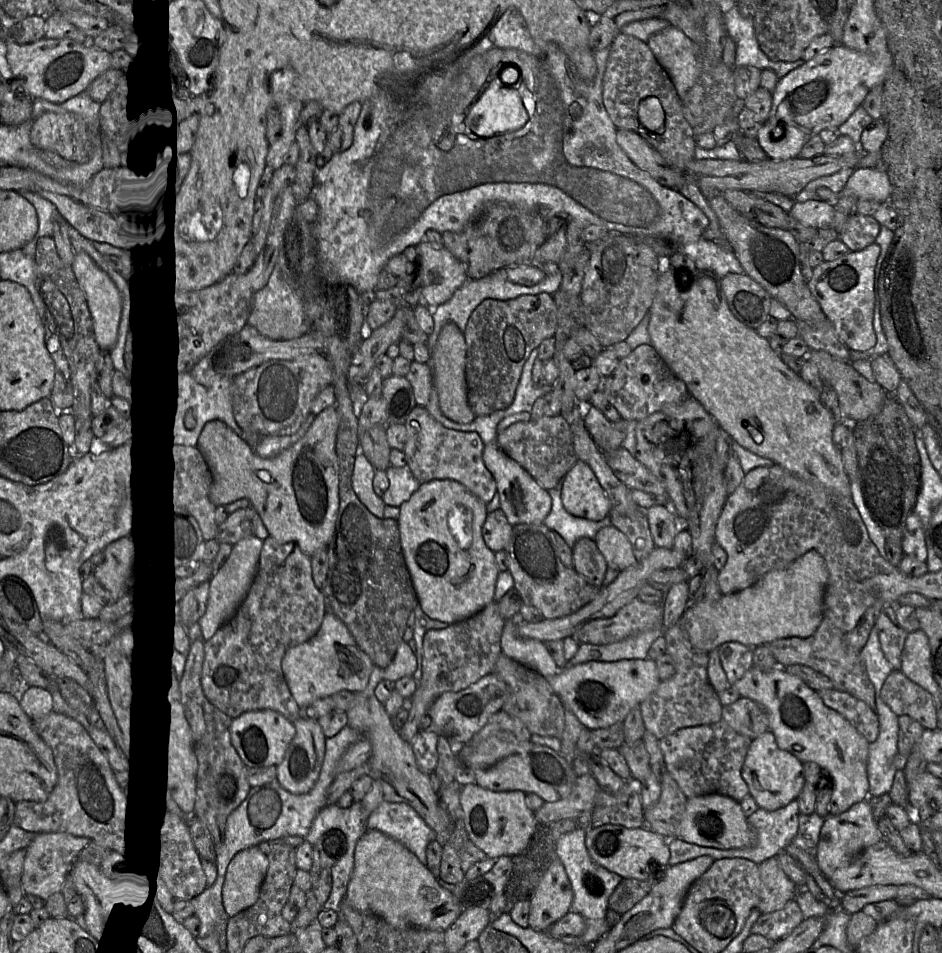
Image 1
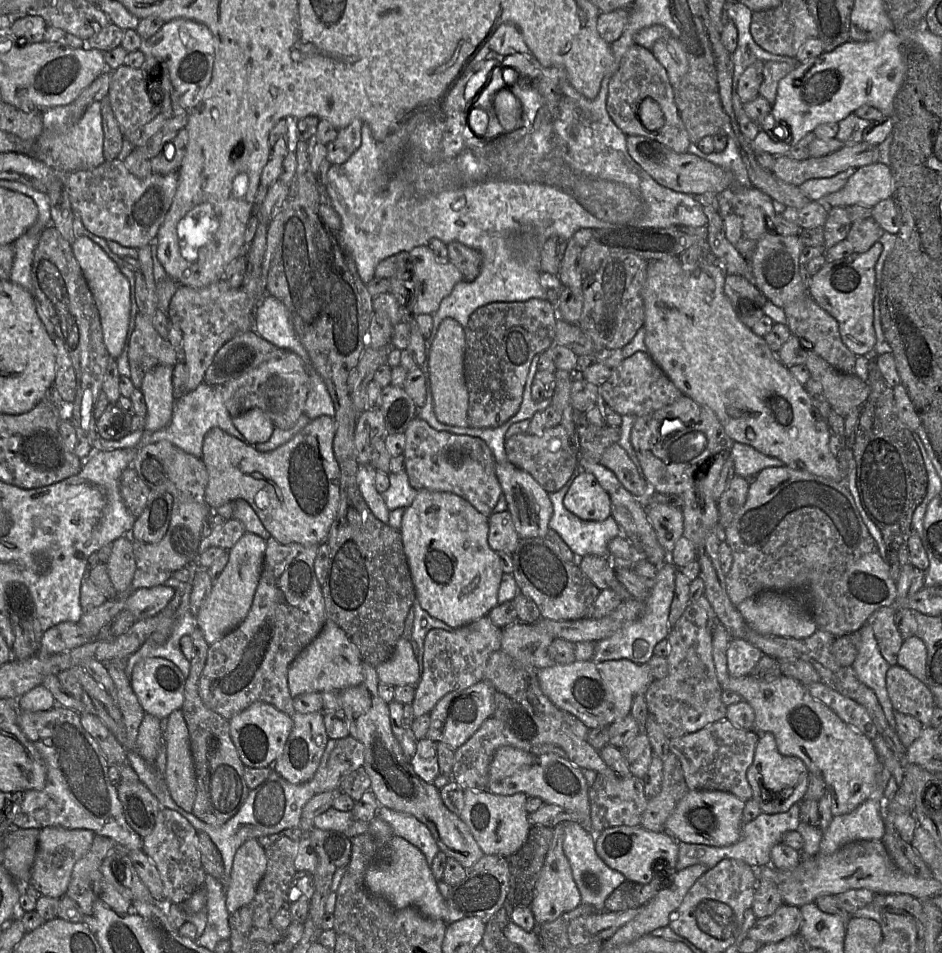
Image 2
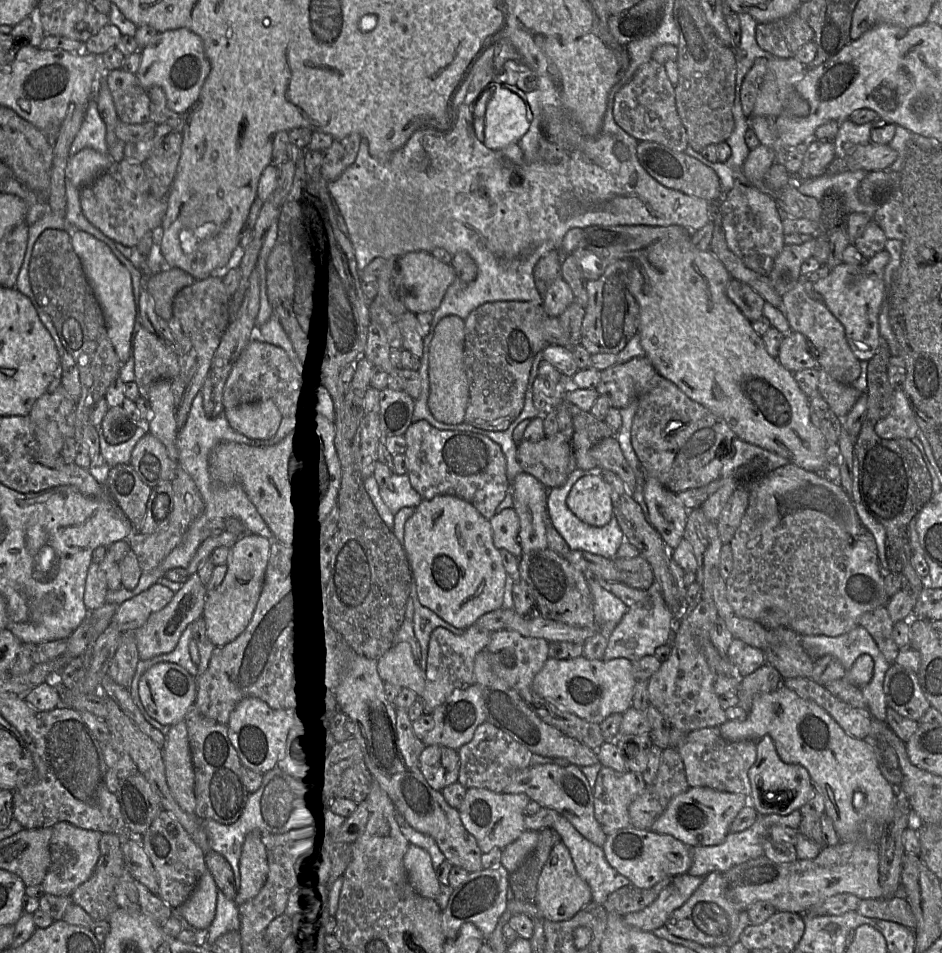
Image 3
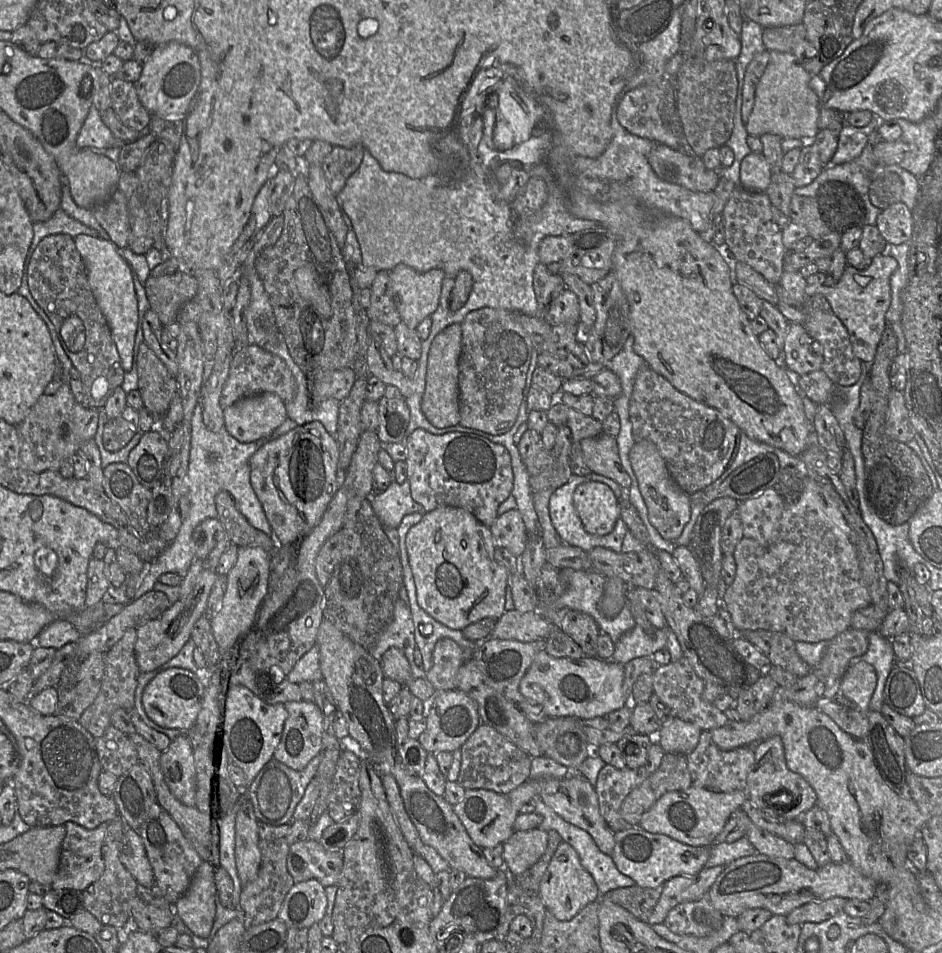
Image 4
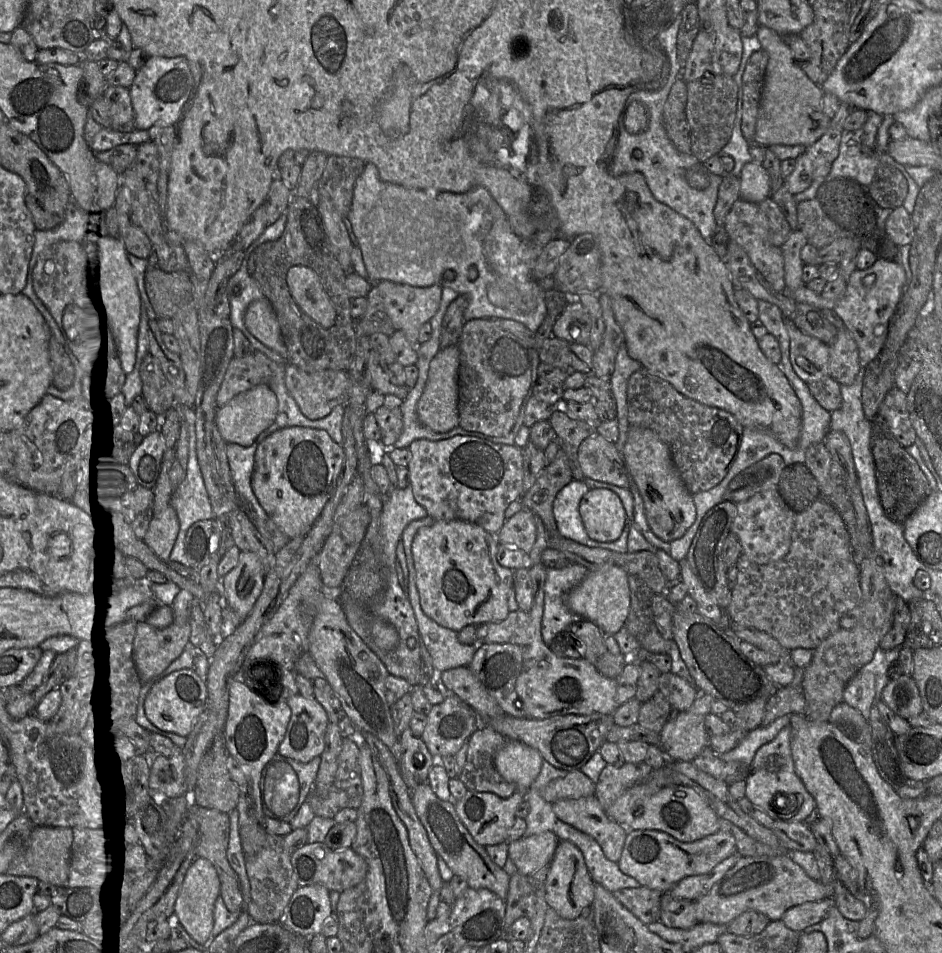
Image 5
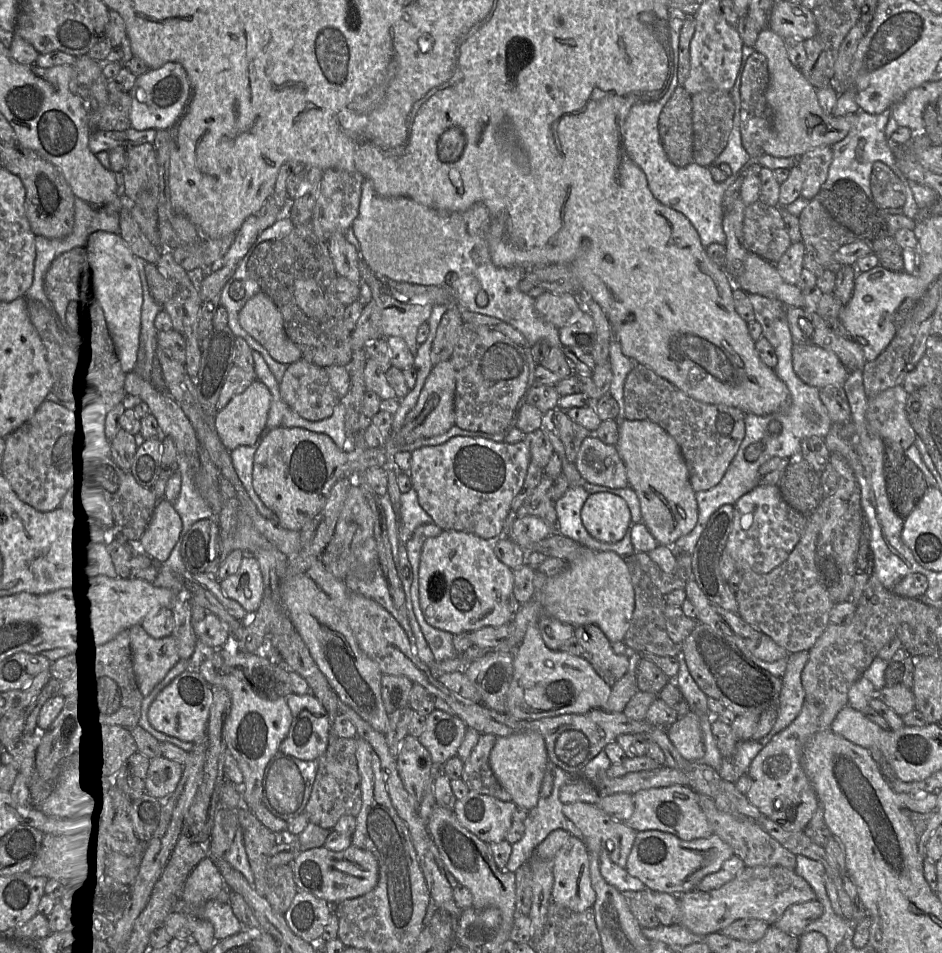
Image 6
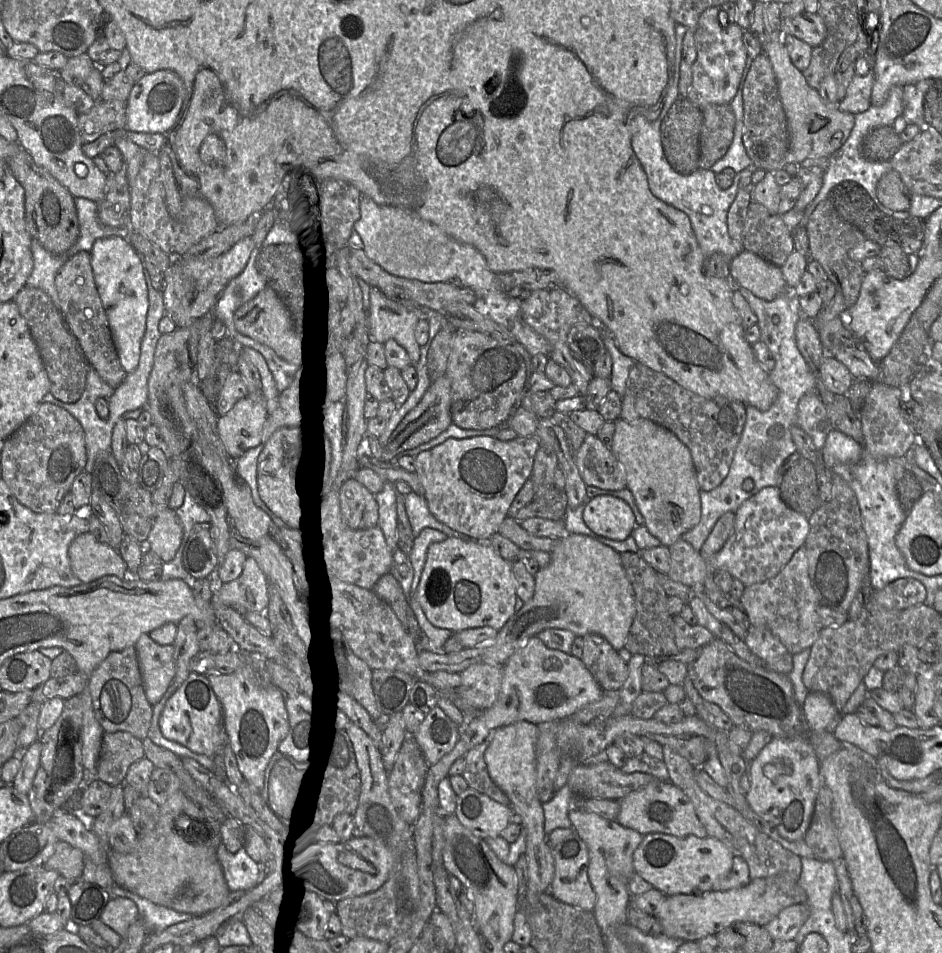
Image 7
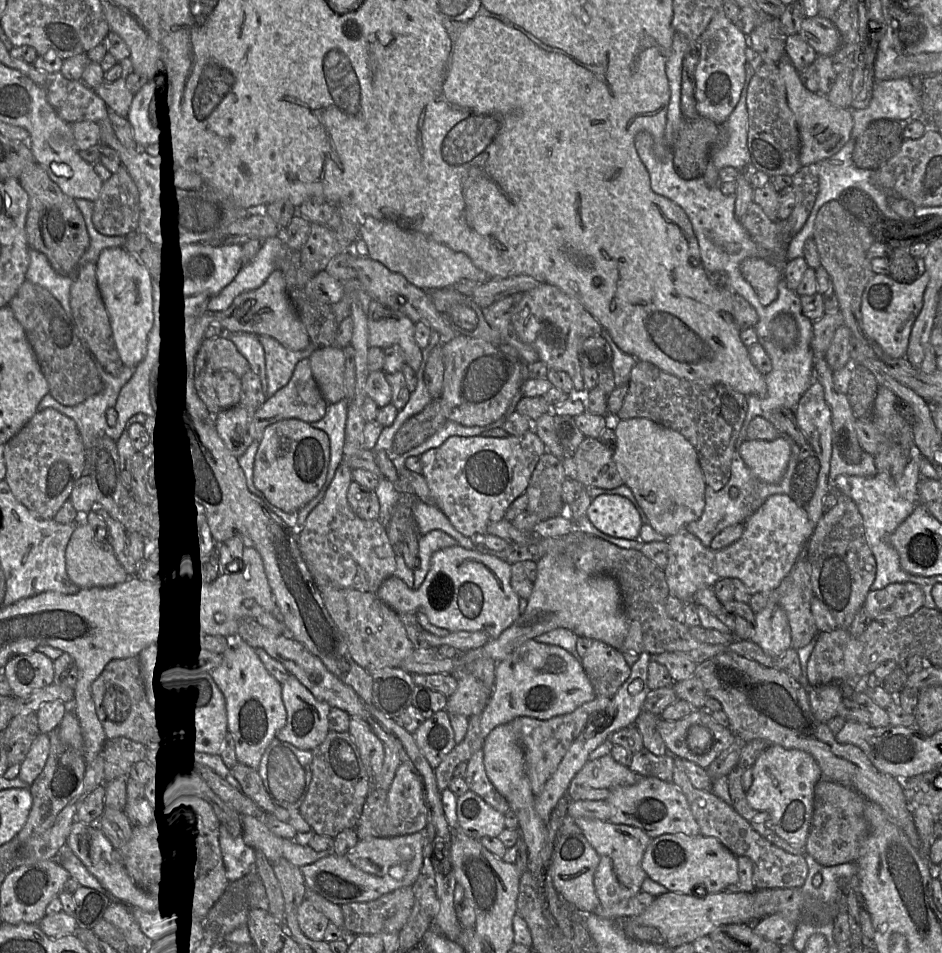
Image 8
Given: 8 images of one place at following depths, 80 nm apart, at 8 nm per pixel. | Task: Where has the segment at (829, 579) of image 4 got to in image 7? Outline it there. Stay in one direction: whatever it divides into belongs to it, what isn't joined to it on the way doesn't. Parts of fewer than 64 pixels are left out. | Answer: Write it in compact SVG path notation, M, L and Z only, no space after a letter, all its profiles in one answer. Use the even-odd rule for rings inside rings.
M804 545L775 577L746 586L739 600L745 608L750 624L769 629L792 655L811 648L823 628L817 611L819 602L809 577Z

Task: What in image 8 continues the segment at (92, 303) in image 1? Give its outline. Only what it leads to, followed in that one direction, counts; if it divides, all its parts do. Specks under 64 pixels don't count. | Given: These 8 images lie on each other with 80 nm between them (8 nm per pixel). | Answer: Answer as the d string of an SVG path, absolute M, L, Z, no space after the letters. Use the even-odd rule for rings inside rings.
M123 247L102 250L95 266L117 351L123 365L137 367L146 355L148 334L154 320L151 276L147 268Z

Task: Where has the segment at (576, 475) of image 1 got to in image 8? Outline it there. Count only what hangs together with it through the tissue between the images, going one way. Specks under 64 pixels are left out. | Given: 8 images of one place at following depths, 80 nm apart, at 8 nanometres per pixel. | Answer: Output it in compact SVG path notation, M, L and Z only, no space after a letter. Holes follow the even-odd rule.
M620 495L597 496L591 501L586 516L602 533L627 540L638 539L643 525L635 506Z

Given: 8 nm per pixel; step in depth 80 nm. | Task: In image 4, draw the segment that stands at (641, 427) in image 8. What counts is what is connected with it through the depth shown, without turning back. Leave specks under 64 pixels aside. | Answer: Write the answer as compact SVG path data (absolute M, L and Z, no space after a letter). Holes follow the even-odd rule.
M649 440L635 442L630 449L629 459L647 506L650 523L666 541L676 540L691 518L690 495L671 478L666 463L653 442Z

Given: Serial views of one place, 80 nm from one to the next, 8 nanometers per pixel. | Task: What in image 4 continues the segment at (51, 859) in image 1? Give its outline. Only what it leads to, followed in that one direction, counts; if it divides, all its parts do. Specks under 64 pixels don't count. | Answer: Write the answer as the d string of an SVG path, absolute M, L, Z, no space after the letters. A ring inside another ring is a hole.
M66 822L64 826L66 834L61 845L59 866L55 879L50 886L53 890L73 889L83 891L103 874L105 864L102 845L108 824L101 824L94 829L86 829L73 822Z

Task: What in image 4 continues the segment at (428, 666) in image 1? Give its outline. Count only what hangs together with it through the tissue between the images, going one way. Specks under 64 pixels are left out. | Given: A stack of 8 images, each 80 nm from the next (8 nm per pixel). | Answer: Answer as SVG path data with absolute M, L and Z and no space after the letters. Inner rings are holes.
M442 638L435 644L432 666L426 672L427 679L436 693L455 690L459 668L467 661L467 652L450 638Z

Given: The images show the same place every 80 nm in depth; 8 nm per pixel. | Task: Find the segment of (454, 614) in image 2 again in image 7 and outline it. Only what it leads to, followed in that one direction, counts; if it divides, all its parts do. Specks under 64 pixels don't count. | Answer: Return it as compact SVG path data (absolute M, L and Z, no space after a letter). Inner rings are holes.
M450 536L428 547L416 599L428 621L435 627L448 629L453 633L483 626L499 631L516 613L516 580L512 563L503 559L487 542Z

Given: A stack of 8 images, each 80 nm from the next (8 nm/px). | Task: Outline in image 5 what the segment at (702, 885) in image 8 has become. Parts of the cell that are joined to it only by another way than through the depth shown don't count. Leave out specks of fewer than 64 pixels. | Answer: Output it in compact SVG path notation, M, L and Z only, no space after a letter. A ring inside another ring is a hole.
M628 830L622 854L617 862L620 870L649 889L667 893L682 879L710 872L717 864L736 853L735 838L725 831L685 843L659 830Z

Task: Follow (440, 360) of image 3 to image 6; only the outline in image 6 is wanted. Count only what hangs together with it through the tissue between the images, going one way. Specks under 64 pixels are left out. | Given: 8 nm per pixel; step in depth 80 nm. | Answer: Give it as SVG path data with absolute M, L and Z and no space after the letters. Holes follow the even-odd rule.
M449 359L432 367L415 406L407 413L398 432L393 433L391 430L391 441L389 438L388 444L410 444L447 432L455 425L454 395L455 371Z

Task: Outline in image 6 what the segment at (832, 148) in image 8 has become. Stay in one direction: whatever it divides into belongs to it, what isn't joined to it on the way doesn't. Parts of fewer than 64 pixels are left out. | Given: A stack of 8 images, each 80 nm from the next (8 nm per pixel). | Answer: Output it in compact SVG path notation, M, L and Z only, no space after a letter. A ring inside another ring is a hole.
M763 28L758 35L755 50L766 56L769 72L766 101L772 117L773 131L772 137L763 146L765 153L774 157L801 157L814 148L833 147L848 135L858 121L858 114L836 117L823 111L817 89L792 64L781 36L769 28Z

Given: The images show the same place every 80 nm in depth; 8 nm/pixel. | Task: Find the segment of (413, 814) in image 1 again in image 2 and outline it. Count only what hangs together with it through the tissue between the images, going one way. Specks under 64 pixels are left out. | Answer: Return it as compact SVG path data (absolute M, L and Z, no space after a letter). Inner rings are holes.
M386 807L378 810L378 816L388 823L395 836L417 847L425 856L429 867L440 851L429 829L414 816Z

